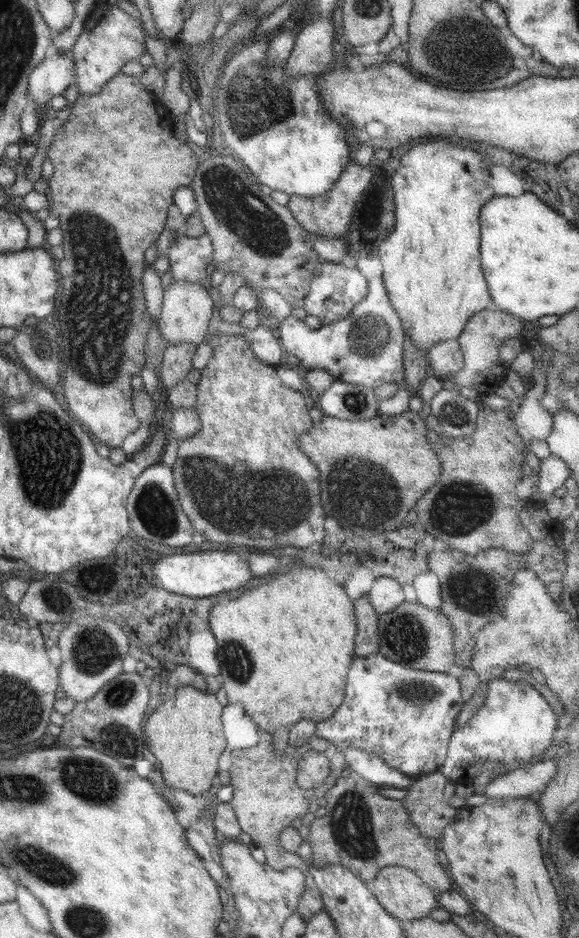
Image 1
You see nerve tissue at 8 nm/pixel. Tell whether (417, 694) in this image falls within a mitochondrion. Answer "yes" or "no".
yes

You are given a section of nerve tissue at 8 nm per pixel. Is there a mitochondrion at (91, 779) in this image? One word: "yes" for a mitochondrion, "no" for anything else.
yes

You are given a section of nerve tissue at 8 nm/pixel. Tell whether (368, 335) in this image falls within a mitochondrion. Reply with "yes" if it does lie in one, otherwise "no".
yes

